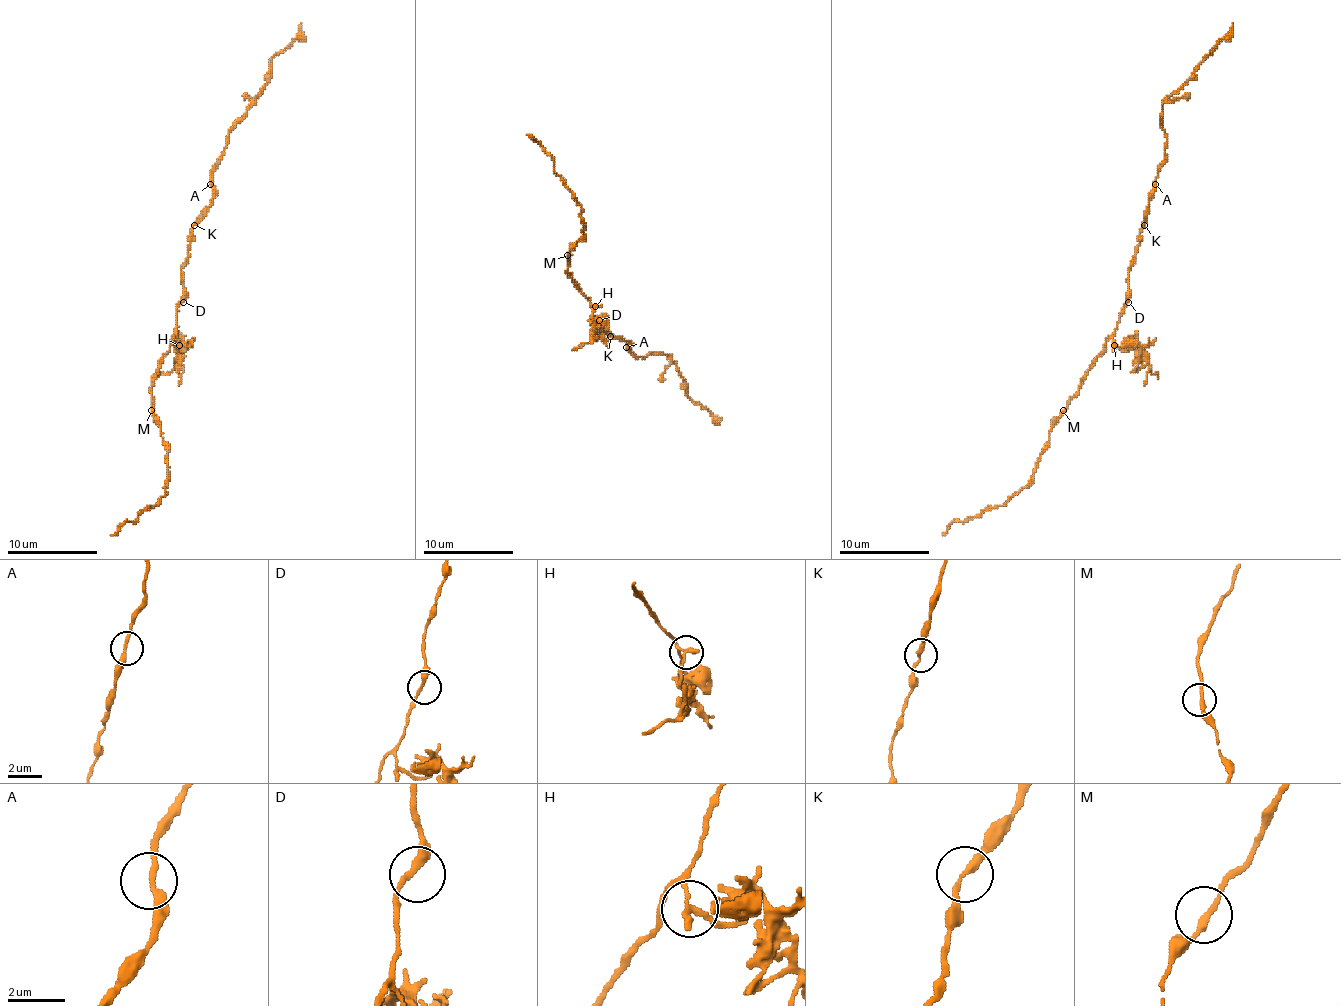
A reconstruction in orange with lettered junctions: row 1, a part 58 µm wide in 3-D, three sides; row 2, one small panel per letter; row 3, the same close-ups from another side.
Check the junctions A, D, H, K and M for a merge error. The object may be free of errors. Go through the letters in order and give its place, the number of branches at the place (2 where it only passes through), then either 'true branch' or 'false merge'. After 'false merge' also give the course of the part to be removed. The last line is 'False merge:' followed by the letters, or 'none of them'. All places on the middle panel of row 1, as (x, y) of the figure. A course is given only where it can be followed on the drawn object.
A: at (626, 347); 2 branches meet; true branch
D: at (599, 320); 2 branches meet; true branch
H: at (595, 306); 2 branches meet; false merge; foreign part runs (595, 307), (595, 336), (572, 350)
K: at (610, 336); 2 branches meet; true branch
M: at (567, 255); 2 branches meet; true branch
False merge: H

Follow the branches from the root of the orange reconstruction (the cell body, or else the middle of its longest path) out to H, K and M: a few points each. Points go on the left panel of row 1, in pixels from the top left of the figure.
H: (181, 299), (176, 308), (179, 345)
K: (181, 299), (181, 265), (188, 256), (190, 229), (194, 225)
M: (181, 299), (176, 308), (176, 336), (170, 342), (170, 351), (151, 381), (151, 410)

